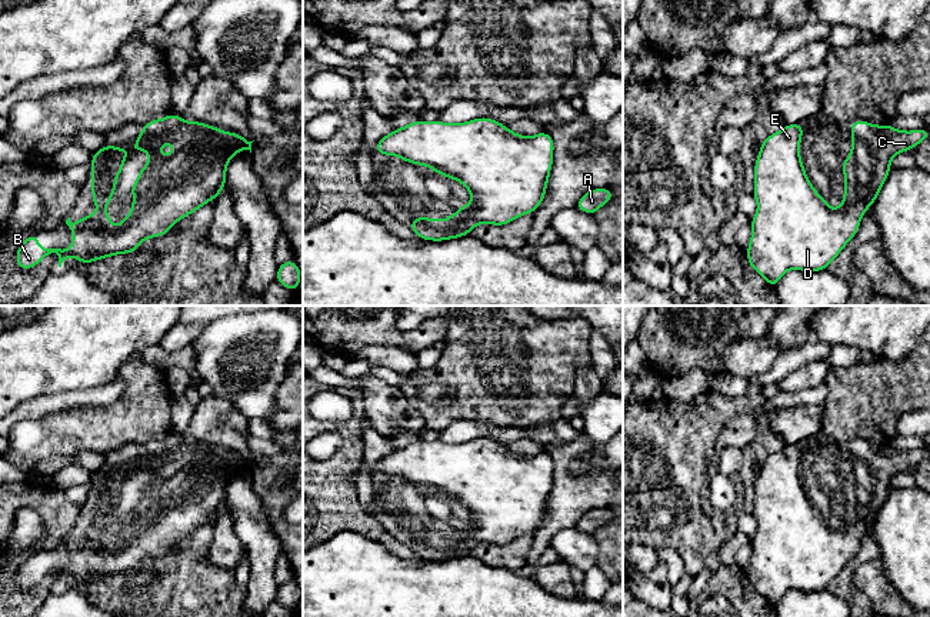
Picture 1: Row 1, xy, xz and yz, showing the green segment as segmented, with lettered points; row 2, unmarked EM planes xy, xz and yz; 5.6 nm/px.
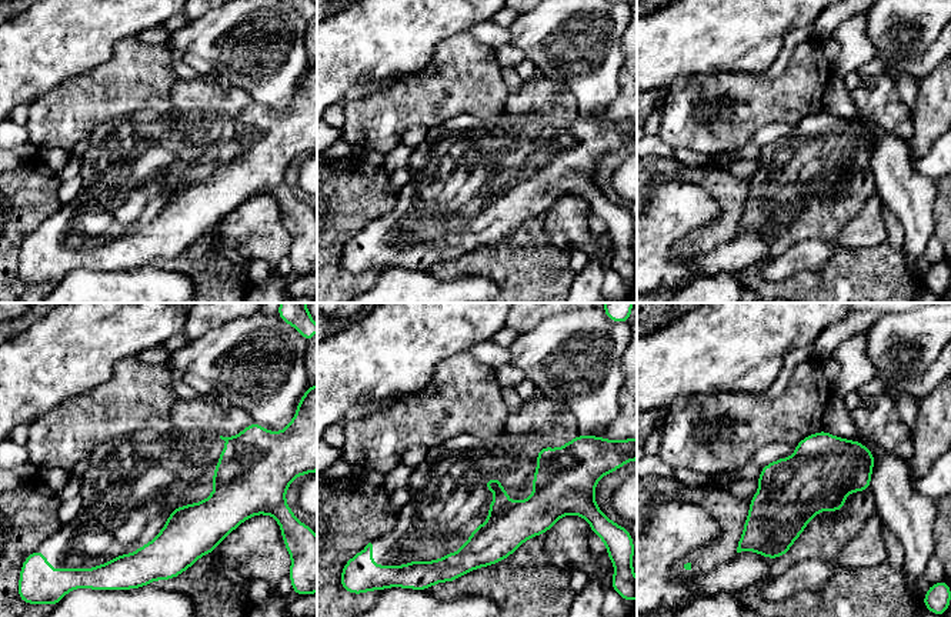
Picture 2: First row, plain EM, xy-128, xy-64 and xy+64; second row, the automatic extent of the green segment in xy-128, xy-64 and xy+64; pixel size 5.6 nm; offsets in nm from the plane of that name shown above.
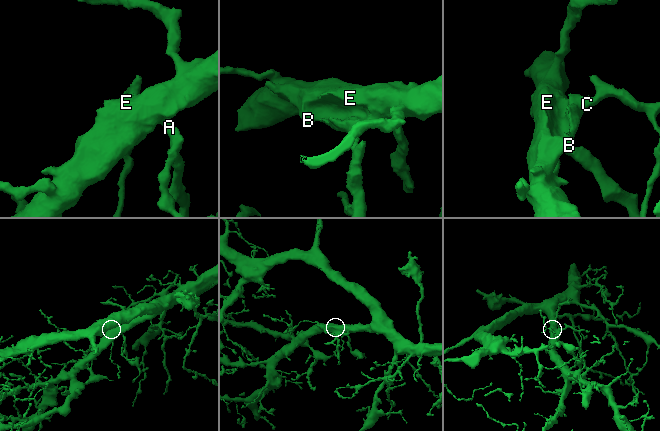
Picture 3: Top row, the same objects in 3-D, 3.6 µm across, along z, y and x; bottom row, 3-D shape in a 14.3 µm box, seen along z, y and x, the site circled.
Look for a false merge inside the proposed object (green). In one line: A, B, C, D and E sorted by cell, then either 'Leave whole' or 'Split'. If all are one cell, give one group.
Groups: A B C D E. Leave whole

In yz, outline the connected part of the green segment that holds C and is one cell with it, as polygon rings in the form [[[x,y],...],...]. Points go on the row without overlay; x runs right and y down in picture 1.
[[[866,440],[850,443],[851,474],[844,477],[843,526],[830,528],[811,506],[800,478],[800,461],[804,444],[787,444],[780,451],[767,456],[760,466],[754,483],[754,508],[757,533],[750,540],[751,558],[746,577],[771,608],[777,606],[787,590],[821,591],[840,574],[844,566],[857,554],[861,536],[871,527],[890,494],[891,478],[909,471],[930,457],[929,448],[913,451],[894,450],[891,443],[874,446]]]

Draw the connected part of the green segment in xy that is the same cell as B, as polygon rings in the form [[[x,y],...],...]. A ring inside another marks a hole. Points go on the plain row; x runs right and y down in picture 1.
[[[176,433],[146,443],[129,470],[107,464],[93,473],[90,513],[99,531],[77,543],[71,543],[70,537],[66,540],[73,553],[73,567],[40,568],[39,553],[33,553],[17,567],[17,586],[30,590],[51,573],[59,576],[61,587],[69,577],[87,586],[137,571],[143,560],[167,554],[180,538],[214,521],[224,511],[229,481],[239,471],[251,473],[251,463],[241,454],[186,441]],[[167,461],[174,464],[169,477],[157,471]],[[134,470],[147,471],[149,483],[139,491],[134,506],[127,508],[134,521],[129,536],[120,538],[120,547],[114,548],[106,527],[116,511],[116,497],[123,491],[127,474]]]

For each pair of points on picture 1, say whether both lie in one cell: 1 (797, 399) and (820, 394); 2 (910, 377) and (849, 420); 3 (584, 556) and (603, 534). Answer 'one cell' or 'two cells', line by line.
1: one cell
2: one cell
3: two cells

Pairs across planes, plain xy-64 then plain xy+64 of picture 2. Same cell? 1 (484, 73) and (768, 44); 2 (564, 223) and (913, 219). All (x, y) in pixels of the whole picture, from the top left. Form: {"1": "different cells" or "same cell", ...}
{"1": "different cells", "2": "different cells"}

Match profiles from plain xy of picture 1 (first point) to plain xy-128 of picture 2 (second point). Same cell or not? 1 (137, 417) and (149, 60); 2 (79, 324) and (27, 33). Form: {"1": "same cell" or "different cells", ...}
{"1": "same cell", "2": "same cell"}

